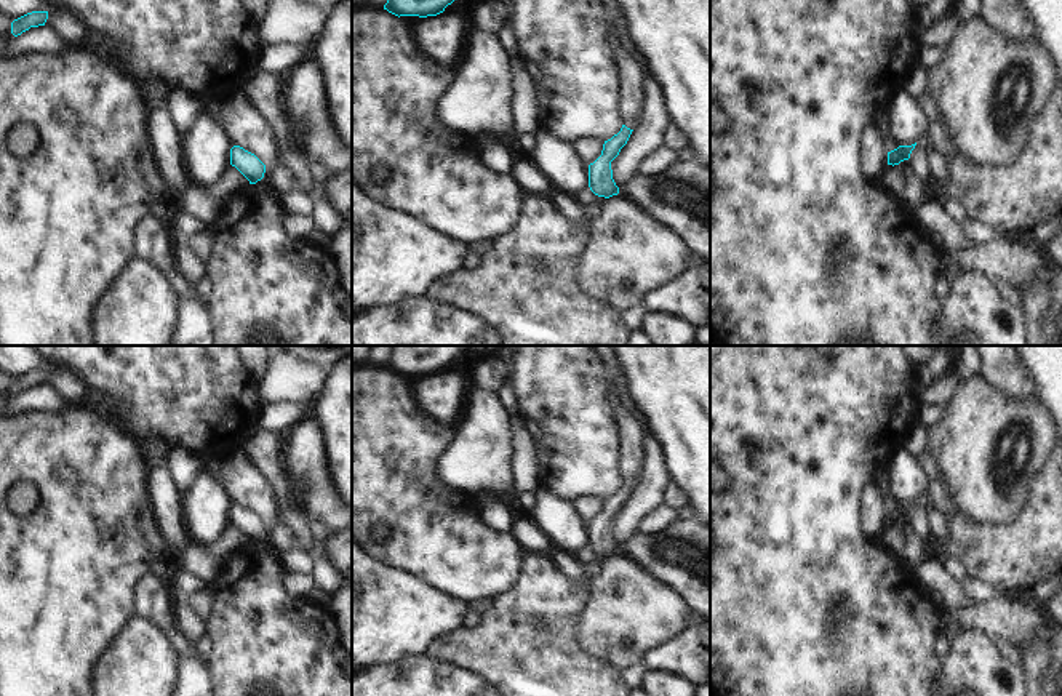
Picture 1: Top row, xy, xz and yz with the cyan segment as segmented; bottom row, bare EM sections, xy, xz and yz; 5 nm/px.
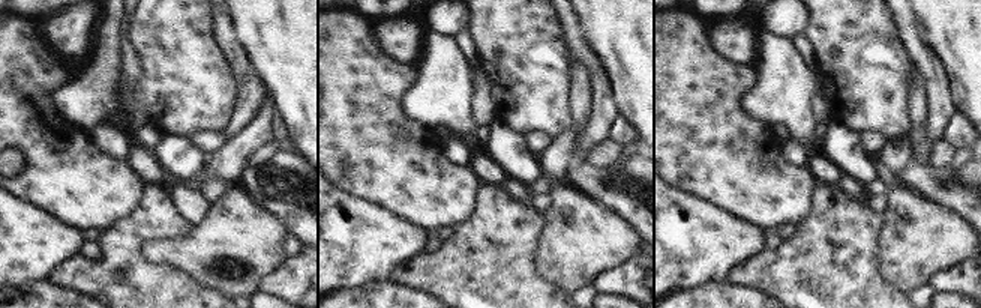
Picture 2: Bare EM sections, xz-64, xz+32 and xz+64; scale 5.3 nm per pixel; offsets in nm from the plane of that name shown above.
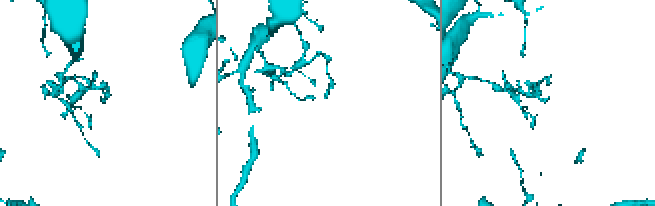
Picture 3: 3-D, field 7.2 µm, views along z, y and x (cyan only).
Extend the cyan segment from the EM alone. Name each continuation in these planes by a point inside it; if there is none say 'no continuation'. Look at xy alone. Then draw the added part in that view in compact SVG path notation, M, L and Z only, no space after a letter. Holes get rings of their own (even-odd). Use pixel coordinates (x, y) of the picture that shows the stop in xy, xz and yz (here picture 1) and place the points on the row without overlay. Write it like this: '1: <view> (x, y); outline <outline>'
no continuation

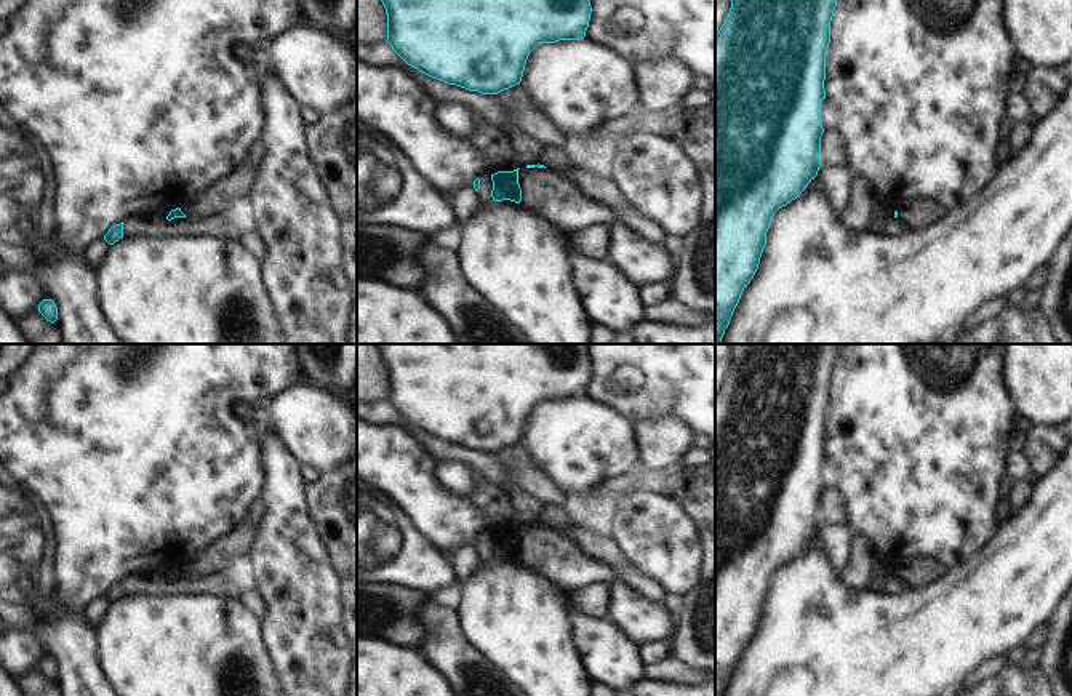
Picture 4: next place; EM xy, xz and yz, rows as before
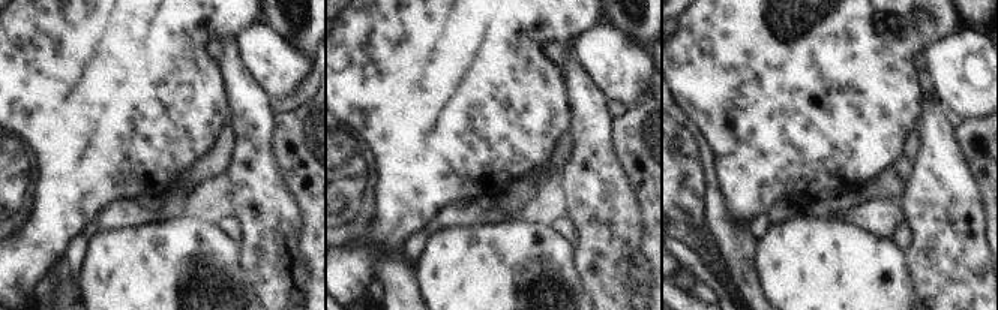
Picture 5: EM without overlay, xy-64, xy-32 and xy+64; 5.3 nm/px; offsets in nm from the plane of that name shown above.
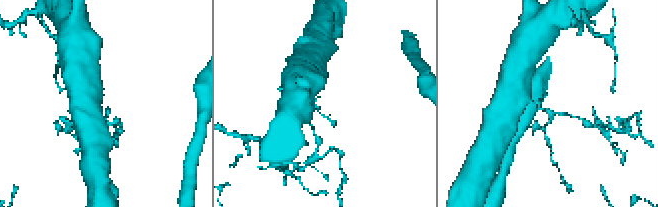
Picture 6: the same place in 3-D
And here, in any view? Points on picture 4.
1: xz (484, 552); outline M482 531L478 538L480 538L480 547L477 550L477 557L480 563L494 563L496 560L491 555L491 549L493 549L491 533Z

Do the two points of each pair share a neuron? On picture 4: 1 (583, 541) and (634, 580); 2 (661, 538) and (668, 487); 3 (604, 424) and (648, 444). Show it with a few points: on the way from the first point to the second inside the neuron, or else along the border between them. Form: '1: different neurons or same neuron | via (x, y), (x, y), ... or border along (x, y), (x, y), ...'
1: same neuron | via (596, 546), (608, 551), (624, 567)
2: different neurons | border along (656, 490), (669, 496), (693, 520)
3: different neurons | border along (632, 421), (639, 455), (637, 463)

